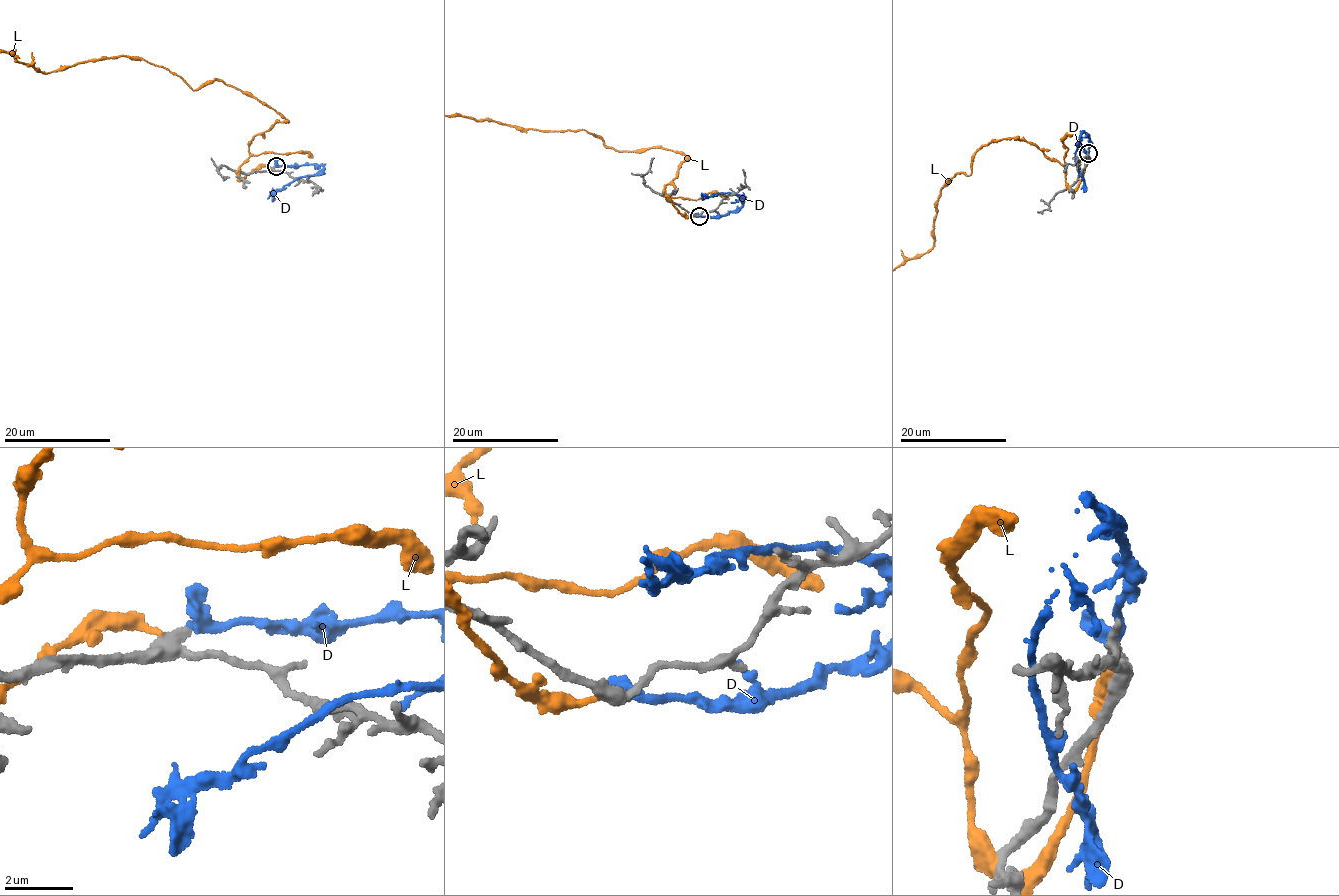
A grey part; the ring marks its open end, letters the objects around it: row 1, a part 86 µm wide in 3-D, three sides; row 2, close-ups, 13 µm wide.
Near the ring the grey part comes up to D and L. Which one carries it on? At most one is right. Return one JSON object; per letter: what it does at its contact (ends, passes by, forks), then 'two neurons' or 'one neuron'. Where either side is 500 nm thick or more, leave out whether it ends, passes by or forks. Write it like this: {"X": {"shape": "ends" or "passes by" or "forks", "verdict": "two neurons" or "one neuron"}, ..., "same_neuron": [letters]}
{"D": {"shape": "passes by", "verdict": "two neurons"}, "L": {"shape": "ends", "verdict": "two neurons"}, "same_neuron": []}

